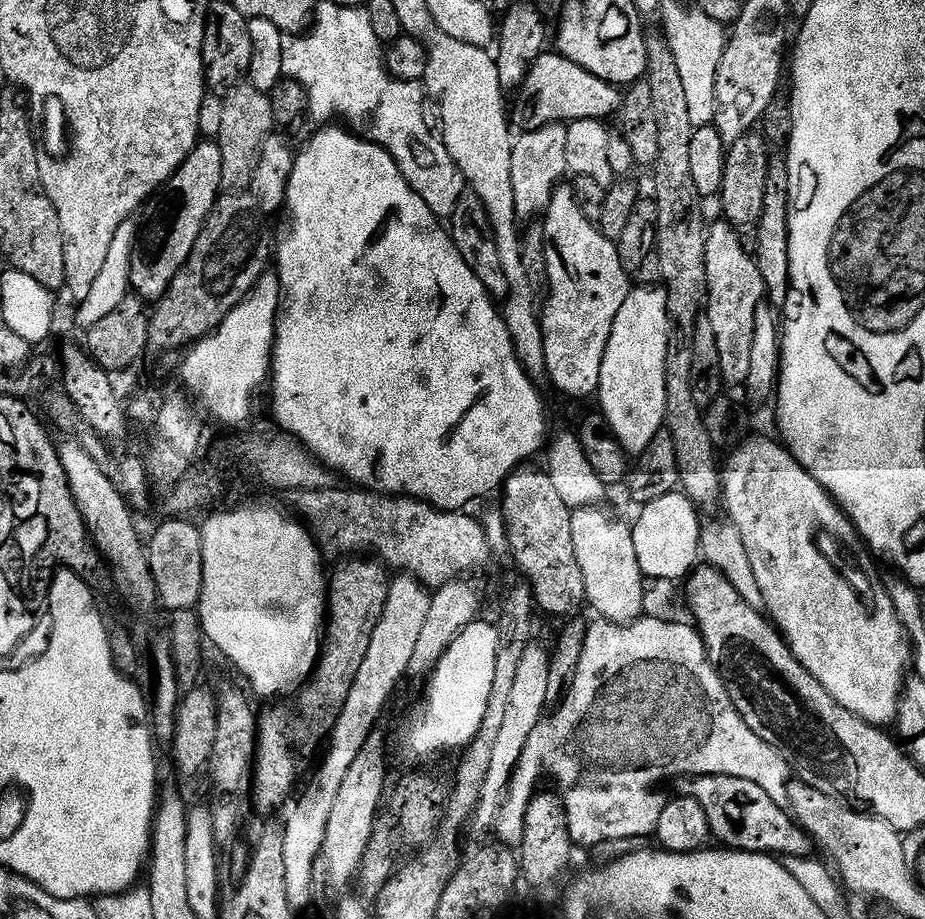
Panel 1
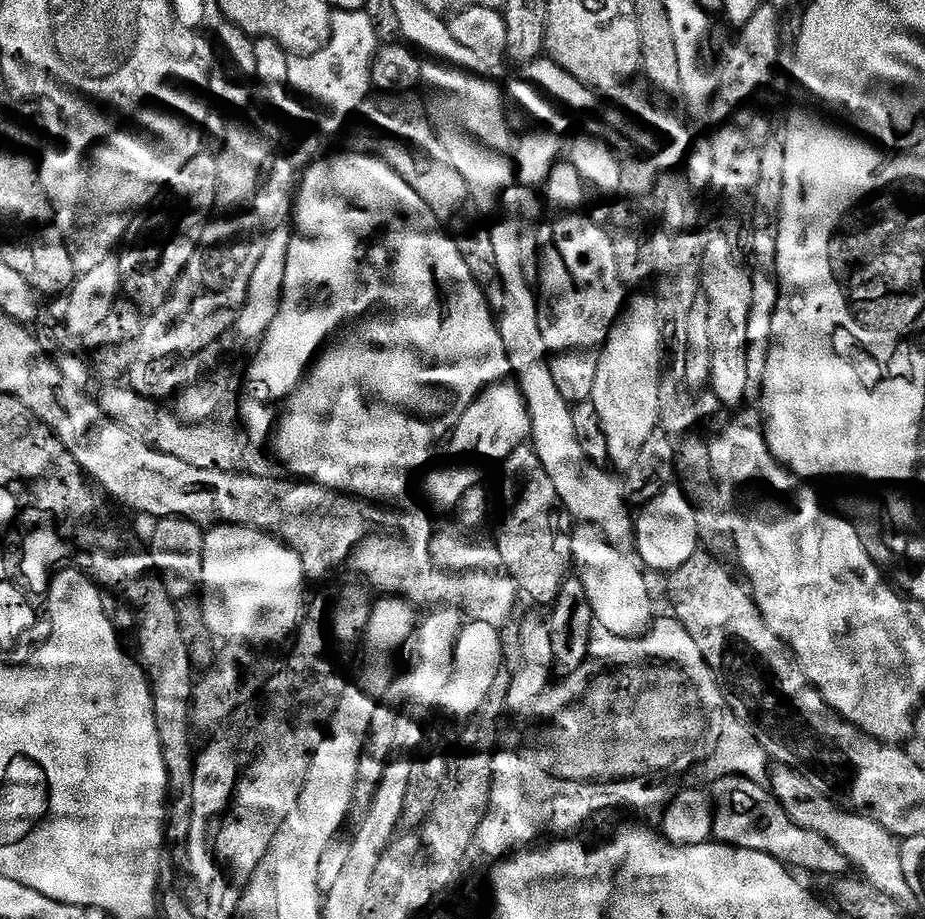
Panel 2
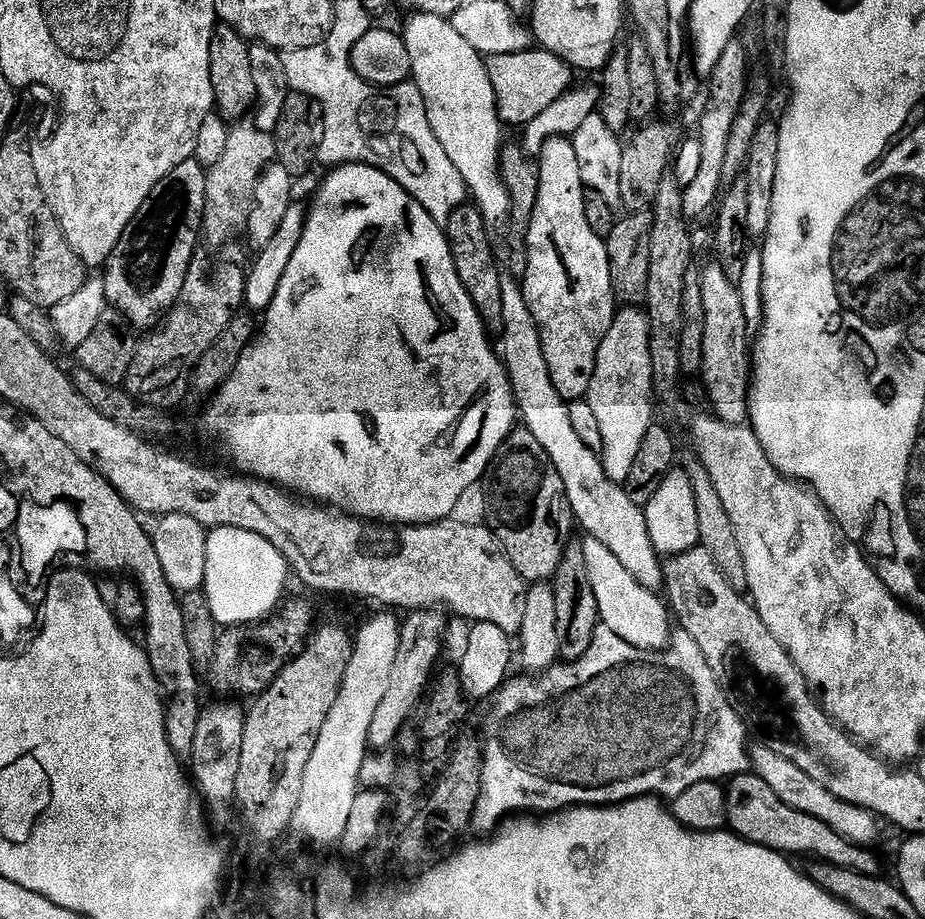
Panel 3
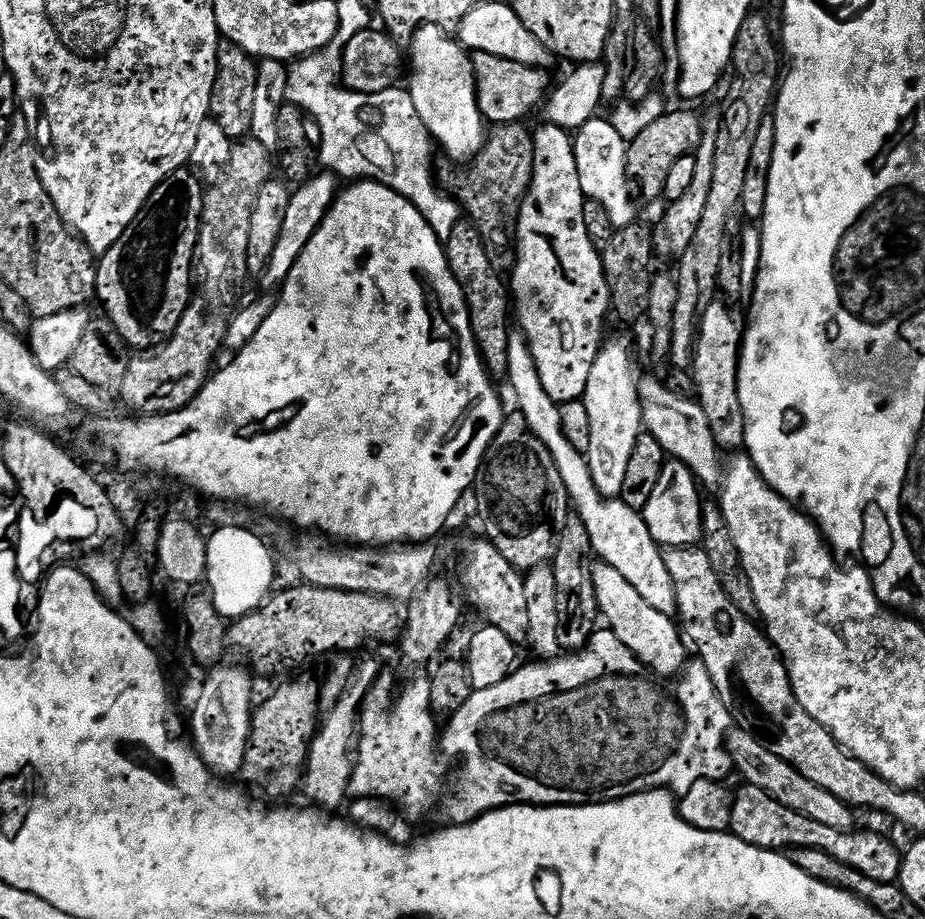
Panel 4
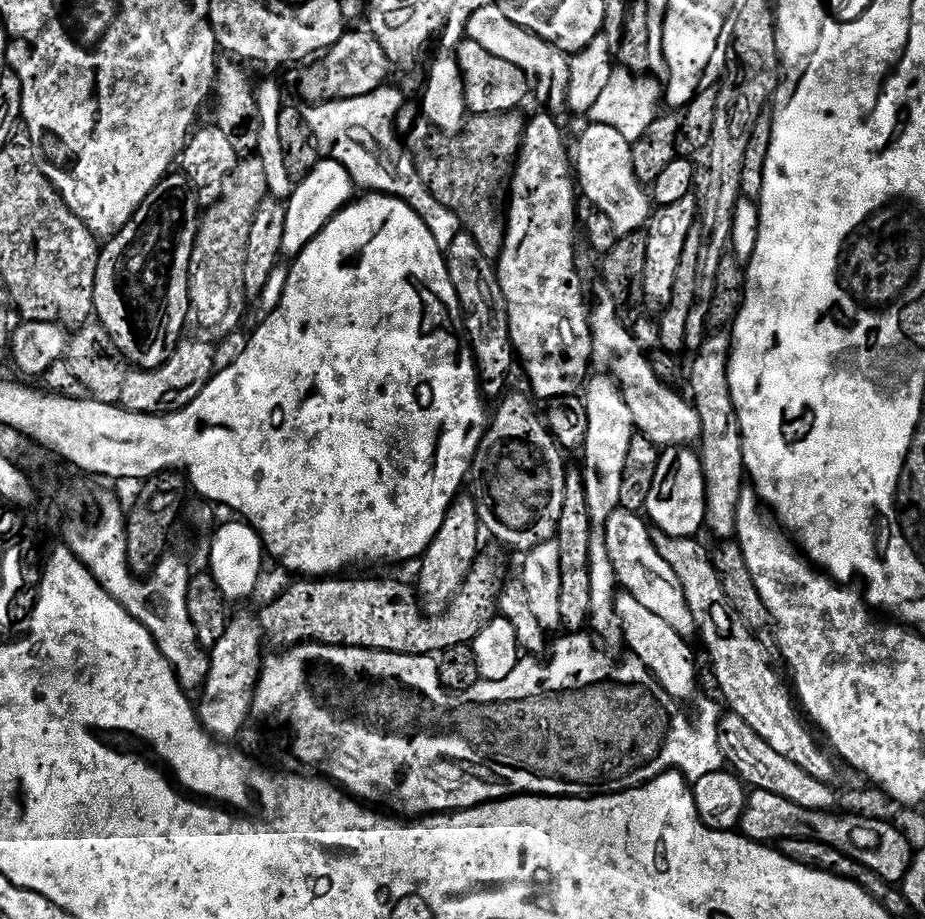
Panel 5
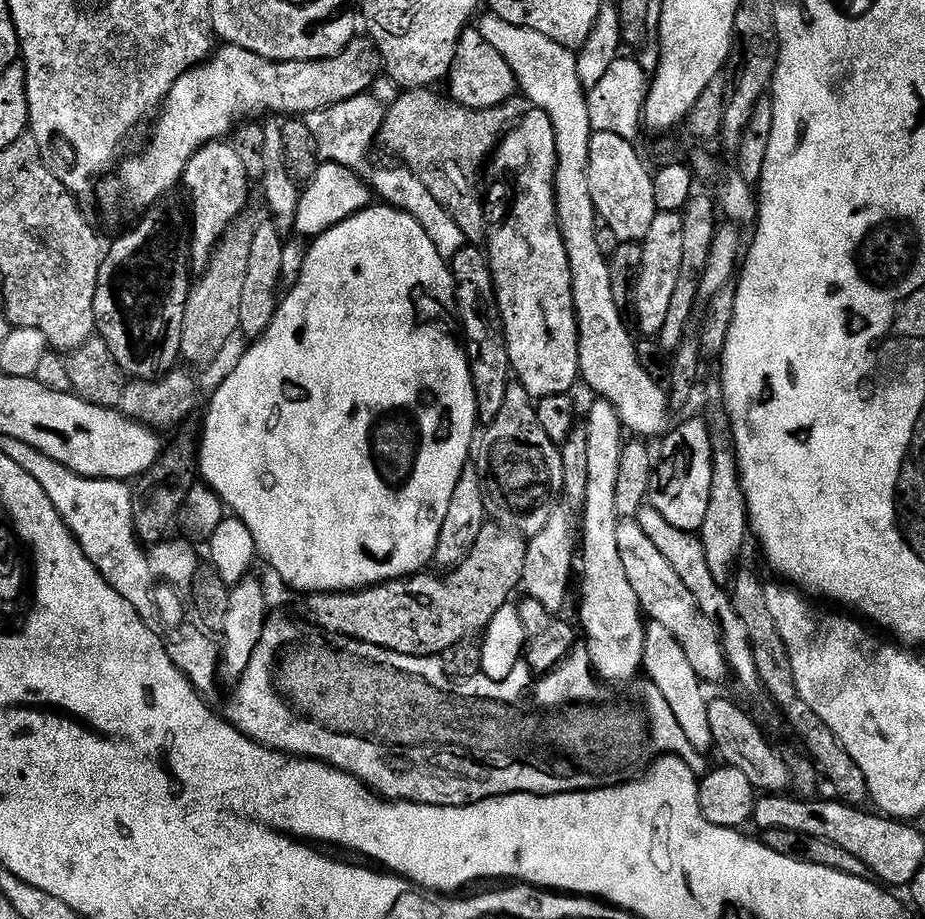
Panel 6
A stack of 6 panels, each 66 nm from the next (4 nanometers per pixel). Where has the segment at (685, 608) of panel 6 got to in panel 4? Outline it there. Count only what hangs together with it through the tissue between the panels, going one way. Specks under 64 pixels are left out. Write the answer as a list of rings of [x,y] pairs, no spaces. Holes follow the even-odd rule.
[[[520,330],[510,334],[510,362],[507,379],[512,380],[512,388],[516,391],[516,400],[520,403],[519,415],[526,418],[530,430],[538,434],[538,438],[550,450],[554,458],[554,466],[558,466],[558,474],[562,474],[562,482],[568,491],[568,499],[575,513],[585,522],[589,530],[592,551],[603,563],[614,566],[654,610],[670,617],[677,615],[676,587],[674,578],[670,578],[670,570],[666,570],[664,553],[661,545],[650,534],[643,515],[637,509],[626,506],[618,498],[609,498],[597,490],[590,472],[588,458],[585,453],[574,450],[566,438],[562,428],[560,405],[546,394],[542,386],[542,378],[538,376],[538,366],[534,362],[534,354],[530,350],[528,340]]]

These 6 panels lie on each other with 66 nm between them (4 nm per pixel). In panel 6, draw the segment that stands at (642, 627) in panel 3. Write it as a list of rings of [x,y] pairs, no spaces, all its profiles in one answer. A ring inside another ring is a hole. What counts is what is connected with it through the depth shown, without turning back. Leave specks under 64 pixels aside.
[[[649,623],[645,627],[643,671],[647,679],[652,680],[658,690],[662,690],[662,698],[666,698],[666,703],[670,706],[678,726],[682,726],[682,734],[686,734],[690,746],[694,746],[699,752],[707,753],[713,747],[708,717],[709,697],[704,696],[705,685],[694,666],[690,666],[682,646],[678,646],[678,638],[674,638],[674,634],[666,630],[666,626]]]

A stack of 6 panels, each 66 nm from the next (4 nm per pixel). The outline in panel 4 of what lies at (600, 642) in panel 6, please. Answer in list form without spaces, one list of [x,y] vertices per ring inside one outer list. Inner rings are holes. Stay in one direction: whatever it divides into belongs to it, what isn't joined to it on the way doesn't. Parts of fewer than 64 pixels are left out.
[[[611,340],[594,358],[594,370],[590,370],[583,401],[590,413],[590,450],[586,455],[594,484],[604,496],[618,498],[630,467],[630,454],[634,454],[634,444],[644,428],[644,411],[640,405],[642,376],[636,373],[632,348],[624,340]]]

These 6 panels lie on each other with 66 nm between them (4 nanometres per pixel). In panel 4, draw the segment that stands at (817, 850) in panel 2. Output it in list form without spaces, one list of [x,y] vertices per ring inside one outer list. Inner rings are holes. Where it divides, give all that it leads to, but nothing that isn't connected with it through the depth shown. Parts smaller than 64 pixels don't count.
[[[744,784],[740,789],[735,789],[730,831],[750,846],[769,850],[826,850],[831,856],[838,858],[838,862],[846,862],[846,866],[854,866],[854,870],[862,870],[862,874],[878,882],[894,884],[900,879],[901,849],[896,849],[882,833],[841,830],[826,826],[823,822],[814,822],[814,818],[806,818],[801,812],[790,810],[790,806],[778,802],[773,796],[766,794],[766,790],[758,790],[758,786],[753,784]]]

